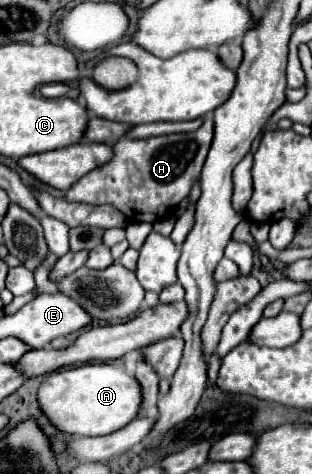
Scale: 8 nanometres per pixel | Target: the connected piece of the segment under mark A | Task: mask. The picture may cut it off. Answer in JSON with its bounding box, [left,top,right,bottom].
[39,363,143,437]

